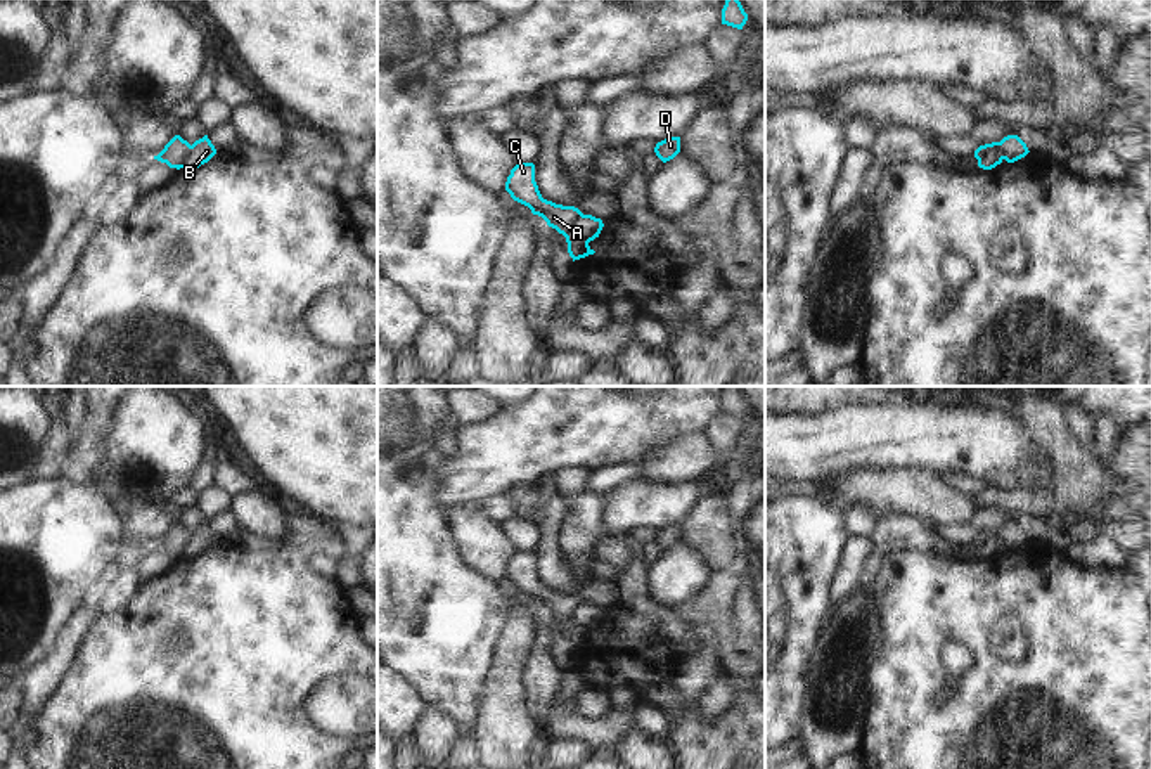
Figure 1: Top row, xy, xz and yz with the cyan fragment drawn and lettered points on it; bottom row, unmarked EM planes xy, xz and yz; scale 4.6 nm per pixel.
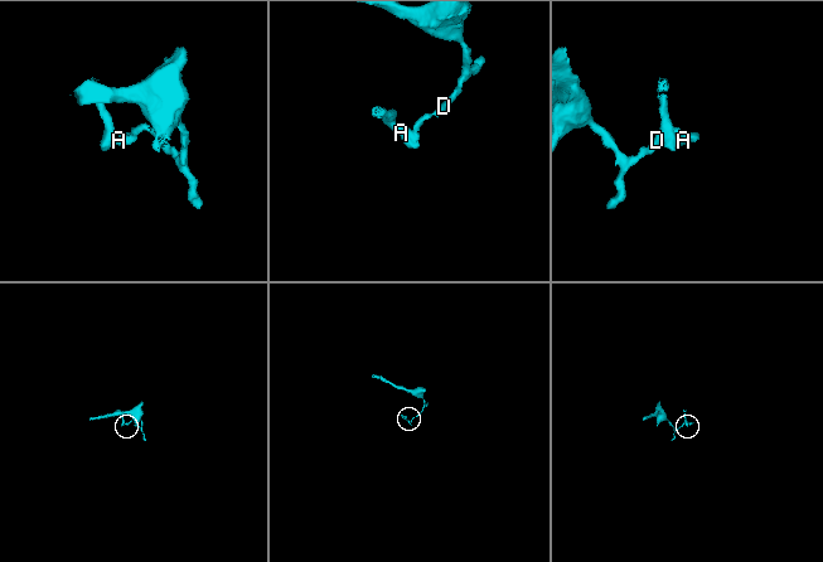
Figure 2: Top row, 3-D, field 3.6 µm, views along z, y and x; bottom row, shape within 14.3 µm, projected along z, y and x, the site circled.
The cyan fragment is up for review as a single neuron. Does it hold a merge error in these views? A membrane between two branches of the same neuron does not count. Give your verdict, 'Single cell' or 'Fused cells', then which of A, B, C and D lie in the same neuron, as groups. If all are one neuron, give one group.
Fused cells. Groups: A C / B D.

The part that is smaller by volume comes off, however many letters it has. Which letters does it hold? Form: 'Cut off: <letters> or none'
Cut off: A, C.

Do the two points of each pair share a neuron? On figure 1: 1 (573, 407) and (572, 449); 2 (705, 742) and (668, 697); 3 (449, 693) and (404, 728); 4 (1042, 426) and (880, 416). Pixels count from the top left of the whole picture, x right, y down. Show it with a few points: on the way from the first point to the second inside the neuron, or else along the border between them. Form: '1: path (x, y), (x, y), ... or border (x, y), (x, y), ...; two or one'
1: path (577, 418), (572, 425), (572, 439); one
2: path (694, 731), (675, 707); one
3: border (402, 672), (430, 704); two
4: border (1025, 421), (1030, 433), (1054, 456); two

